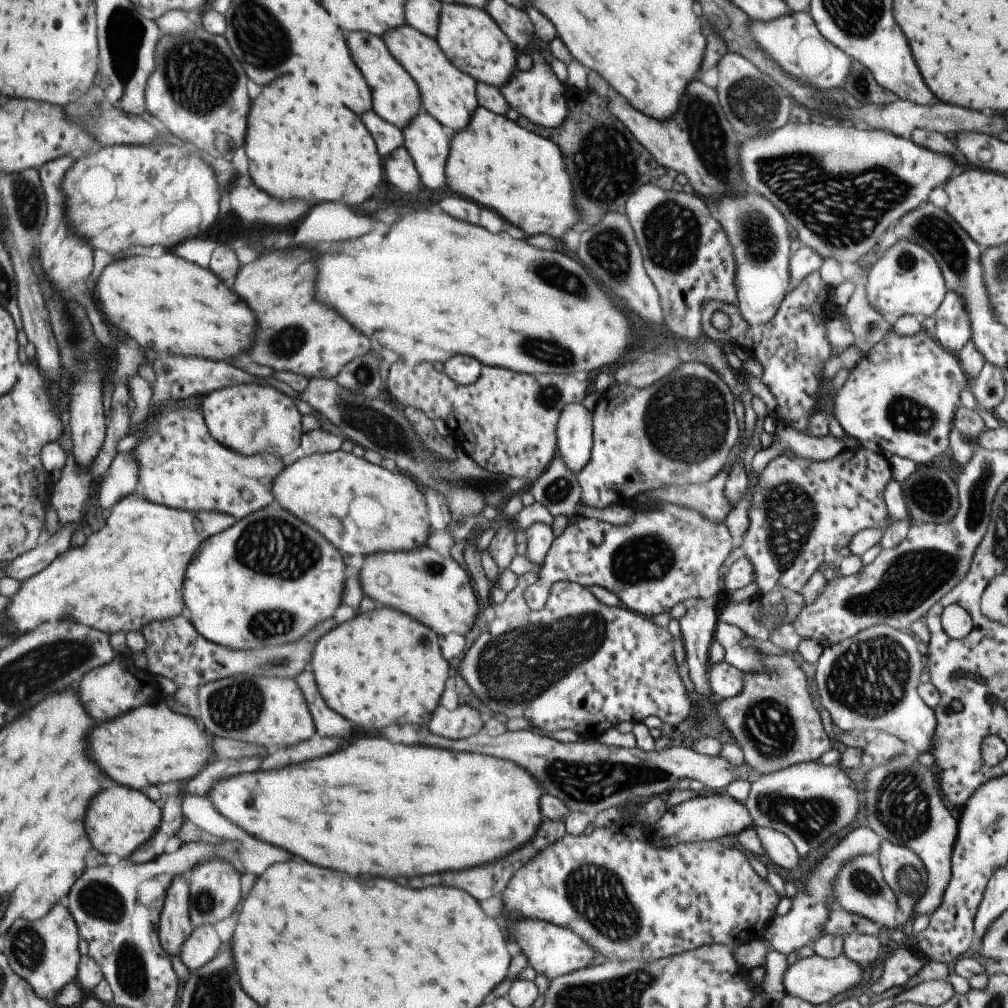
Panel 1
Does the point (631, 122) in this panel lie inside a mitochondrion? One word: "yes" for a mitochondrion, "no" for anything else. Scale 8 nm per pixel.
no

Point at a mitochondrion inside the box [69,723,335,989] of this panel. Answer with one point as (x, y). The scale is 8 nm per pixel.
(99, 899)

